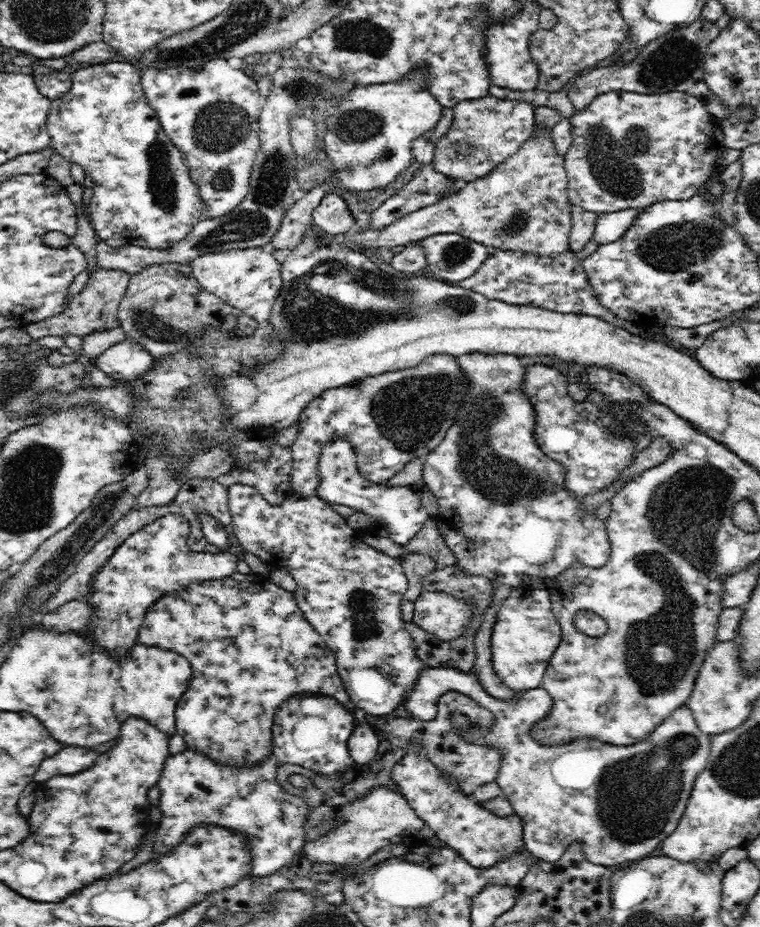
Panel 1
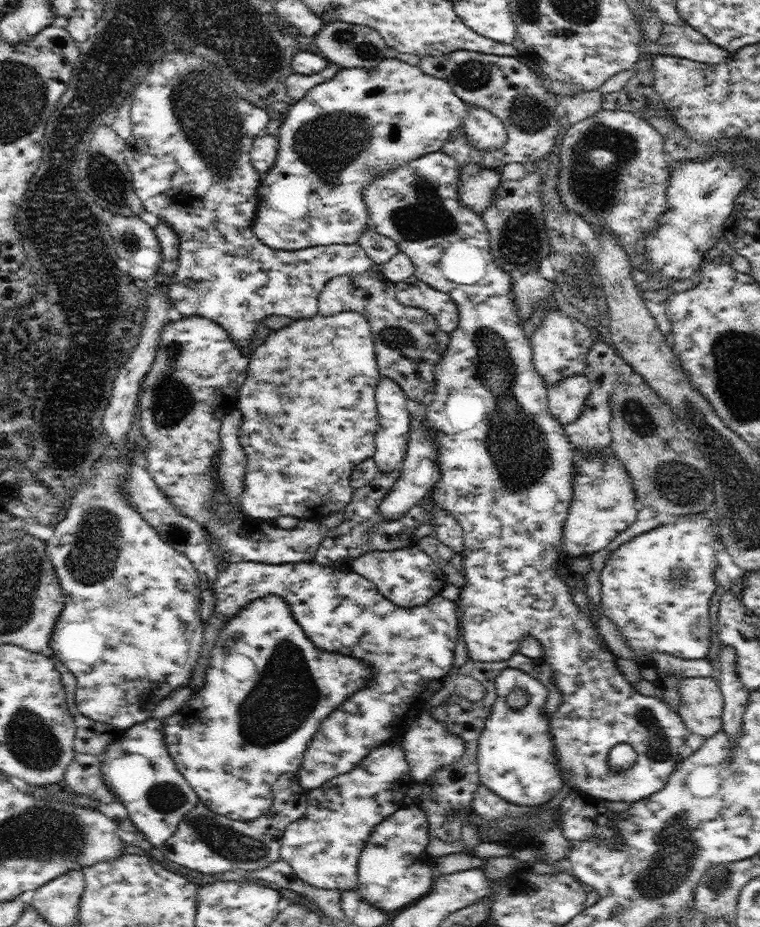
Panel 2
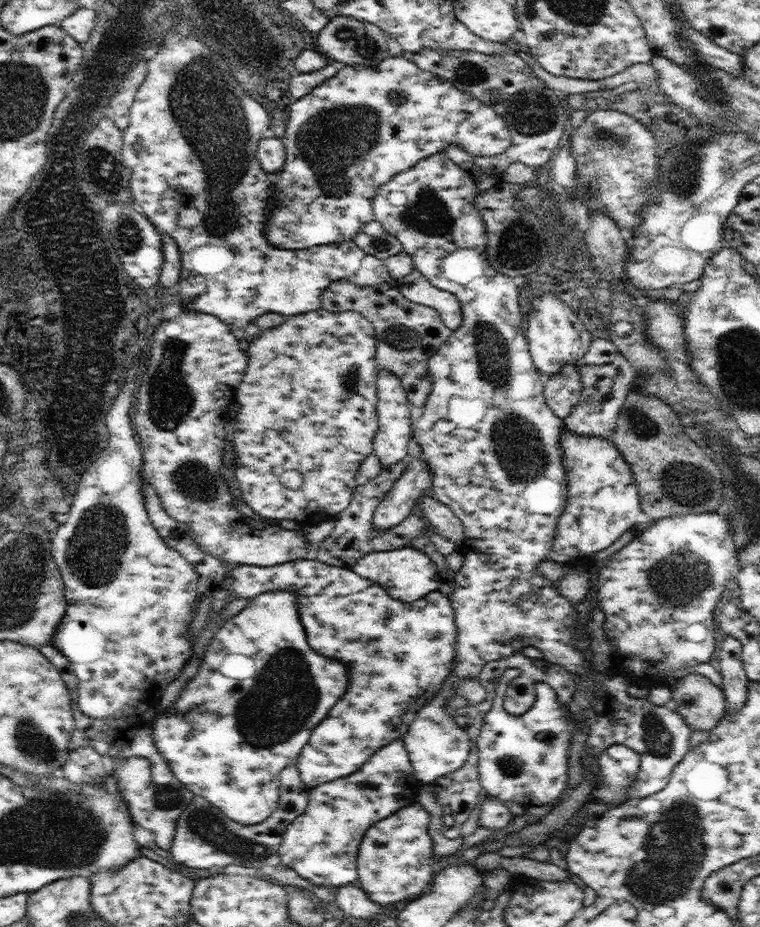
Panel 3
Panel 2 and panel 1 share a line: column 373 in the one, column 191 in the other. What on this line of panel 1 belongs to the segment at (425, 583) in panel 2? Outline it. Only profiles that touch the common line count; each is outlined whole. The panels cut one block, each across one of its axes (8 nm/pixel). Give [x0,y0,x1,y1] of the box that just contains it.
[85,513,239,658]

